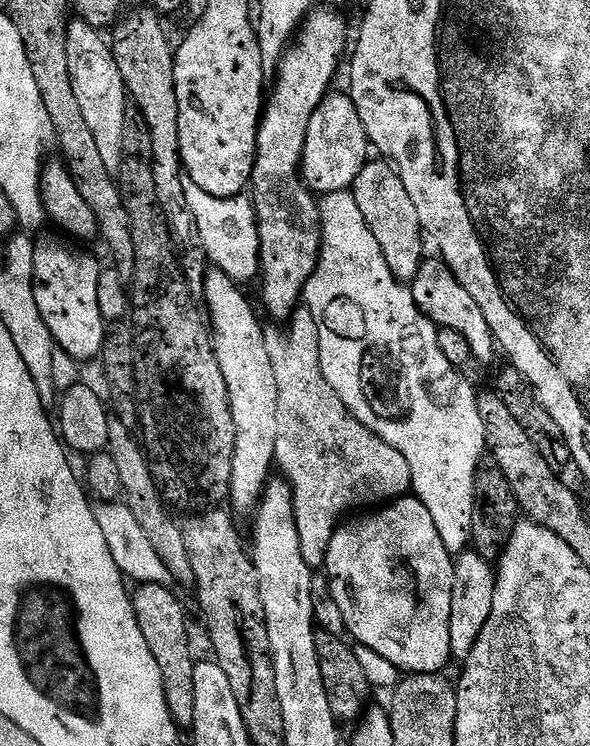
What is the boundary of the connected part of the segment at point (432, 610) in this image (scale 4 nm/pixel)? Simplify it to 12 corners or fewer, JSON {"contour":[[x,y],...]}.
{"contour":[[409,494],[337,527],[348,636],[443,673],[456,565]]}

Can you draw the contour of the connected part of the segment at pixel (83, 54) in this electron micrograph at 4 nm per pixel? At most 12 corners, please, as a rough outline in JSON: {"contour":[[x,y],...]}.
{"contour":[[67,28],[70,80],[118,180],[130,102],[99,29]]}

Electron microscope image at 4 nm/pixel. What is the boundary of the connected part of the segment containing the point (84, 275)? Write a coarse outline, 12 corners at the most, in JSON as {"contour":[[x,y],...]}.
{"contour":[[36,240],[34,302],[58,348],[95,361],[106,348],[102,265]]}

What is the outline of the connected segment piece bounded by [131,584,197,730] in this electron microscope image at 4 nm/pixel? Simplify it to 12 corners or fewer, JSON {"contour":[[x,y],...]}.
{"contour":[[163,584],[131,593],[177,728],[194,722],[188,616]]}

